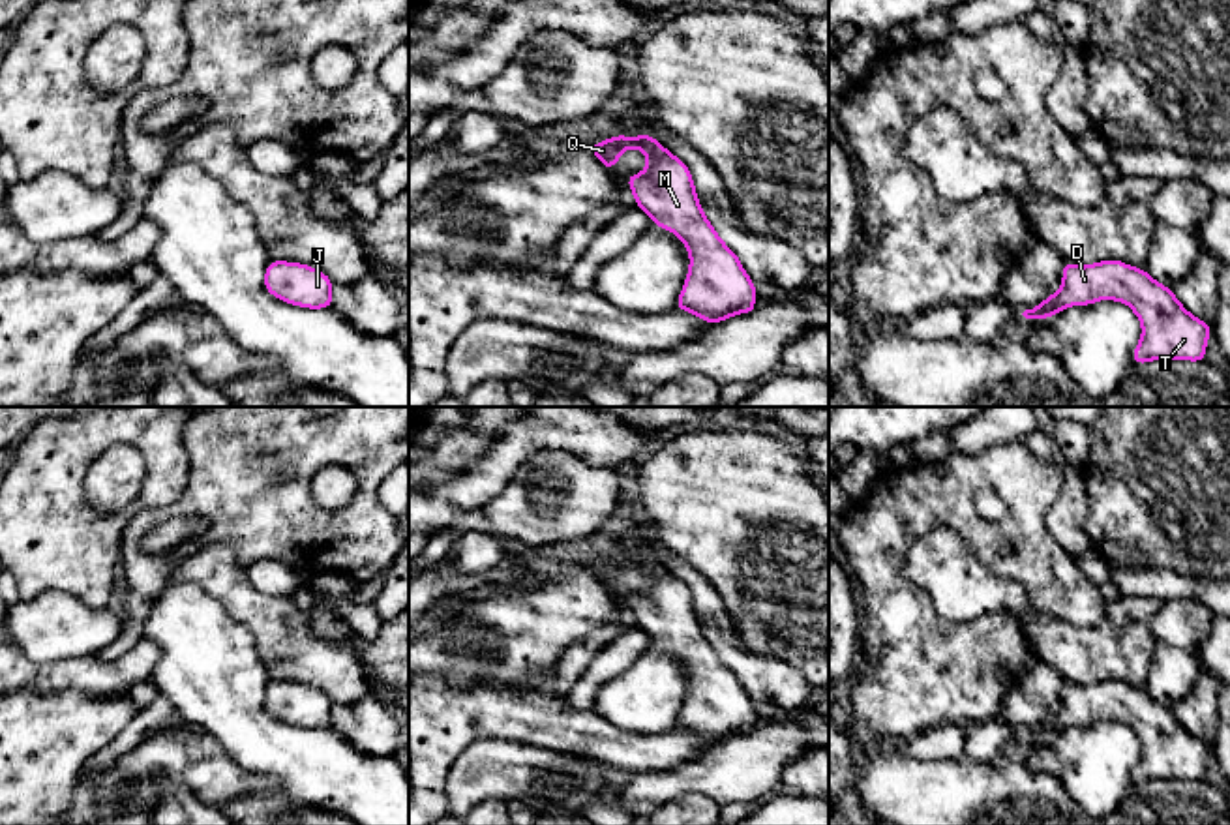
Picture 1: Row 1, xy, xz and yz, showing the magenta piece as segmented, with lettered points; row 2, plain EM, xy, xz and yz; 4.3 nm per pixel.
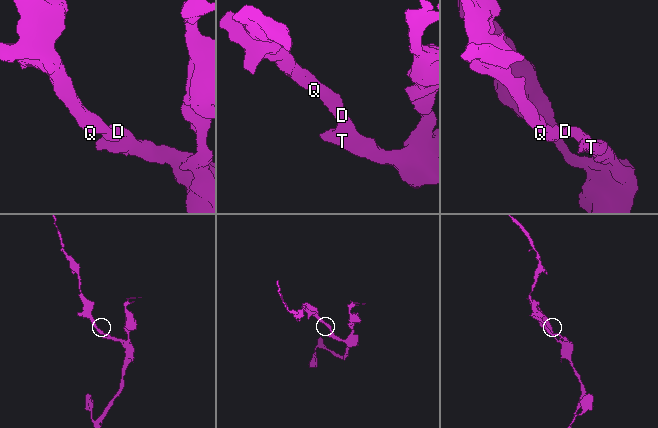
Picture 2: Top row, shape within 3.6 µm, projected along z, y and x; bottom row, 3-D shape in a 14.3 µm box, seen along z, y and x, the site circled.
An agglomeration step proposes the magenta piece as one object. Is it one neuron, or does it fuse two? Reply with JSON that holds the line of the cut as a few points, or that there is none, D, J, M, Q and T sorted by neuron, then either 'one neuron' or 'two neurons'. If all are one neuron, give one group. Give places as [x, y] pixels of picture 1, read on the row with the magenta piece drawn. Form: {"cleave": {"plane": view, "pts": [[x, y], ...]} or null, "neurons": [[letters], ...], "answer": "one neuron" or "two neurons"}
{"cleave": null, "neurons": [["D", "J", "M", "Q", "T"]], "answer": "one neuron"}

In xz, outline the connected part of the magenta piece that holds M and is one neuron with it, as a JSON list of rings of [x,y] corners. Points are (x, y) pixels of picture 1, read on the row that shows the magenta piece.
[[[617,135],[591,144],[591,152],[608,171],[628,148],[639,148],[647,158],[647,169],[626,178],[636,206],[645,210],[652,223],[675,232],[690,253],[688,276],[675,308],[709,324],[754,313],[756,285],[705,218],[690,169],[651,135]]]

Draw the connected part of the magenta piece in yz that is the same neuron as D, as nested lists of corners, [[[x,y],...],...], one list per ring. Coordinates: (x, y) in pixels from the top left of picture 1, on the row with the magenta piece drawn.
[[[1114,259],[1089,266],[1065,261],[1061,289],[1022,315],[1048,319],[1069,306],[1089,306],[1097,300],[1123,302],[1140,319],[1142,338],[1132,351],[1132,364],[1206,360],[1211,326],[1191,315],[1170,287],[1157,283],[1146,270]]]

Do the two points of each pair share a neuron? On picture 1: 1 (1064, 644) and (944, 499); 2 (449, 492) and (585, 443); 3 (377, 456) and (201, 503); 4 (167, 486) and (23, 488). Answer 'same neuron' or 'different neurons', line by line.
1: different neurons
2: same neuron
3: same neuron
4: same neuron

